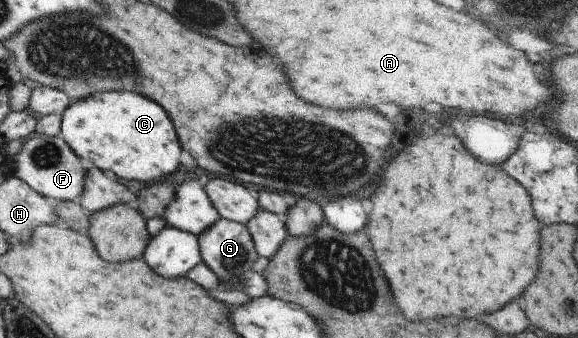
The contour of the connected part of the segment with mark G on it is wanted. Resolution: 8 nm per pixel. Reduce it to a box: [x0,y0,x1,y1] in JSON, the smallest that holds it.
[199,217,261,281]

